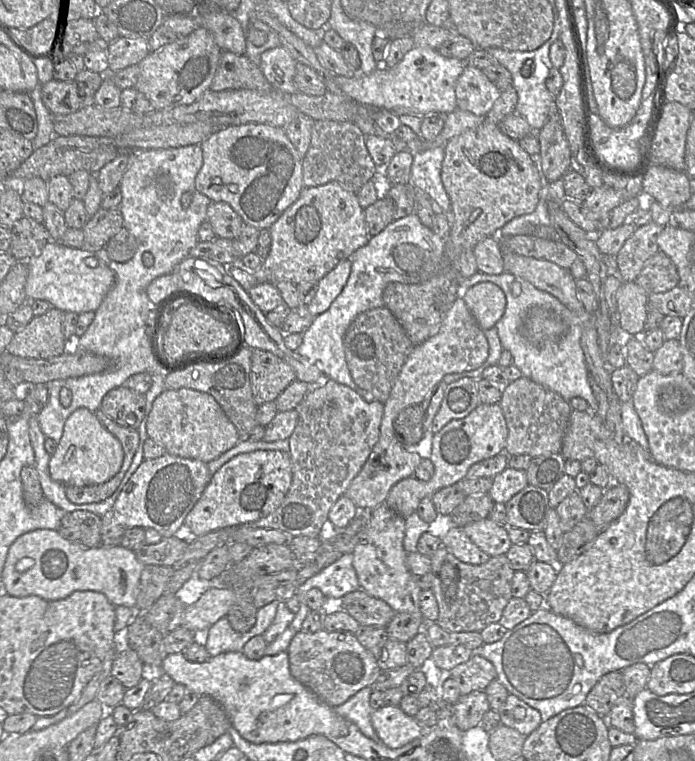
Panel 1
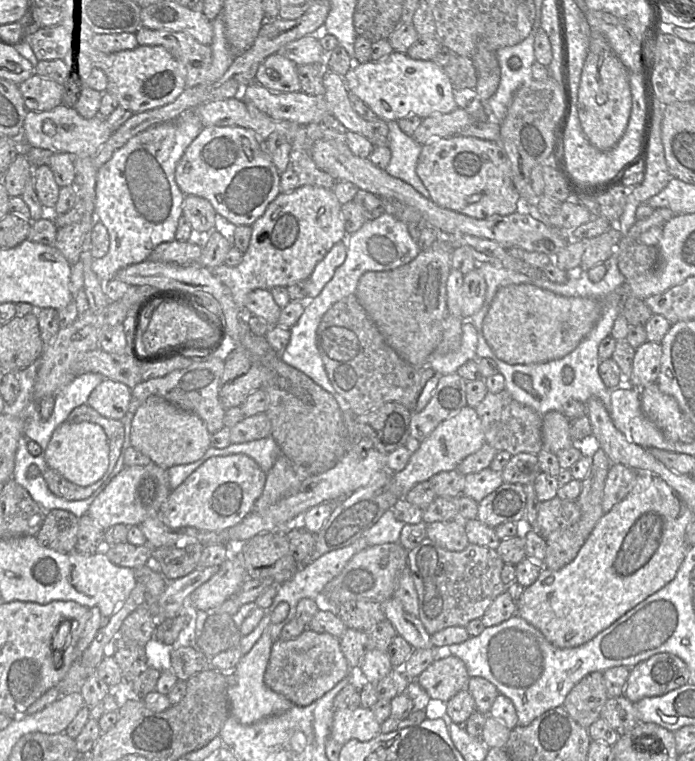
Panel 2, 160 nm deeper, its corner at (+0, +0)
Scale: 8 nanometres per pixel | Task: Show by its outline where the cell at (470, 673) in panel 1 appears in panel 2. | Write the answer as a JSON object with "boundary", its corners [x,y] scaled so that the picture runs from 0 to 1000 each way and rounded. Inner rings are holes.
{"boundary":[[[658,862],[635,863],[619,873],[597,894],[622,919],[643,922],[663,907],[672,907],[675,895],[669,871]]]}

